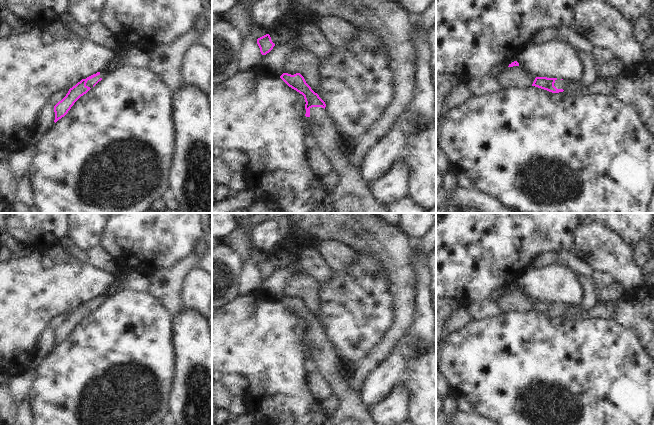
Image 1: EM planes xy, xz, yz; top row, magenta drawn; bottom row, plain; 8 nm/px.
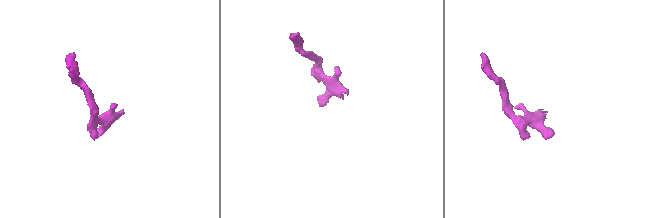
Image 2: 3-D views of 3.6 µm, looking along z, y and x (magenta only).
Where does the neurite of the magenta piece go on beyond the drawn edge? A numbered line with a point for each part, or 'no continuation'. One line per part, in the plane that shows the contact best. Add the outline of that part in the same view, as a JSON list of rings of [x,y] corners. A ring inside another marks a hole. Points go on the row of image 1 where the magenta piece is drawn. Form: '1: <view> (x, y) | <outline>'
1: xz (351, 195) | [[[322,107],[310,108],[311,135],[330,160],[339,180],[330,194],[332,207],[337,213],[389,213],[377,201],[368,184],[362,179],[361,170],[350,163],[349,157],[340,147],[341,137],[327,111]]]

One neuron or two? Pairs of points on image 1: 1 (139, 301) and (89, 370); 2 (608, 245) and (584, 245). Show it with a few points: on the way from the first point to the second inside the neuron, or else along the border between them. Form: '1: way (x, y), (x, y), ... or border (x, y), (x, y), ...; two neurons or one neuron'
1: way (129, 318), (122, 325), (121, 338), (106, 353); one neuron
2: way (602, 245), (590, 245); one neuron

